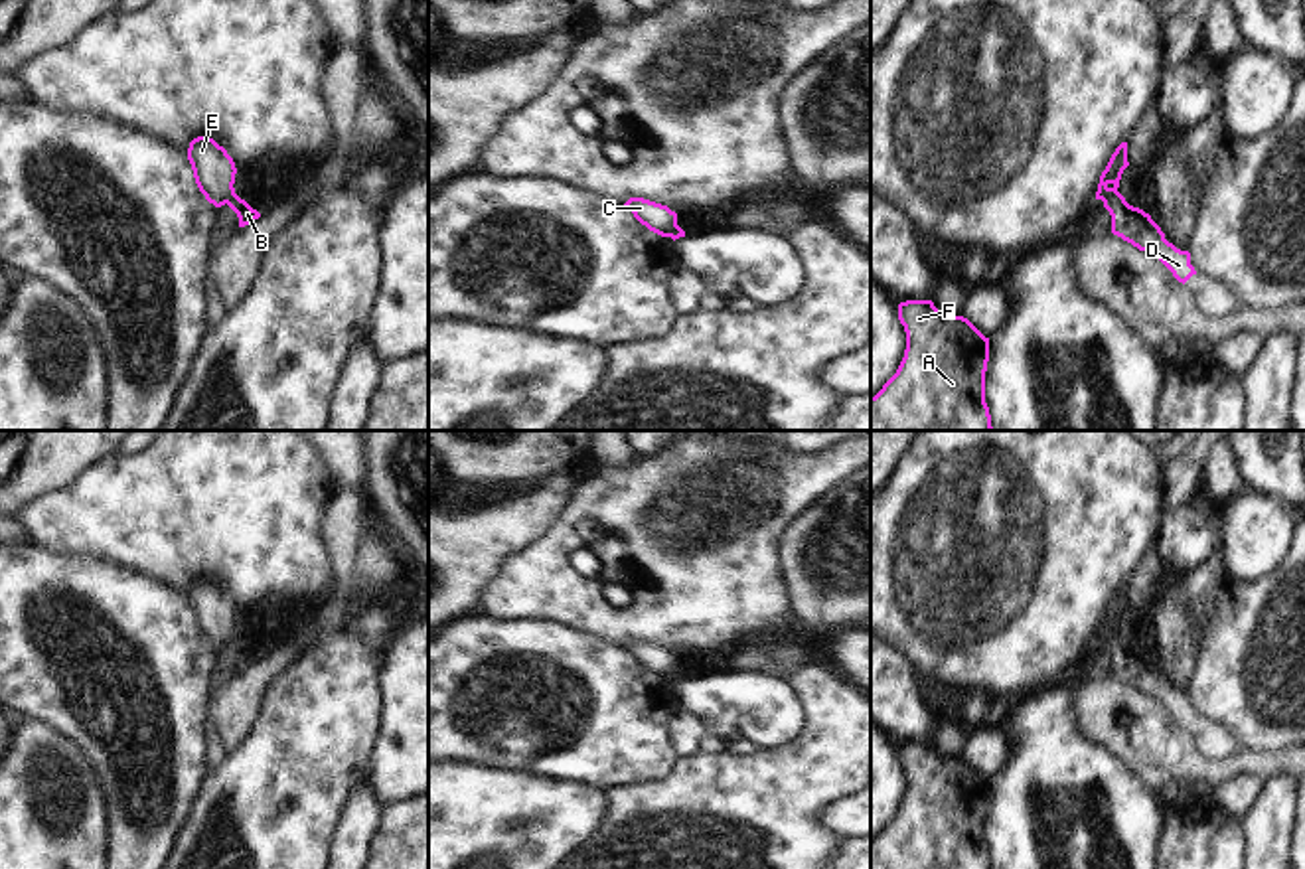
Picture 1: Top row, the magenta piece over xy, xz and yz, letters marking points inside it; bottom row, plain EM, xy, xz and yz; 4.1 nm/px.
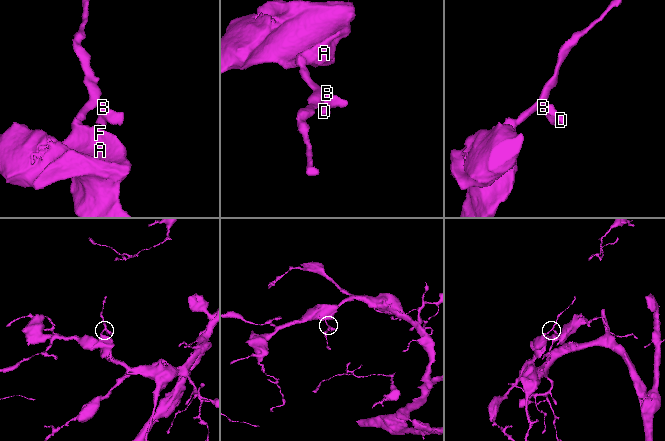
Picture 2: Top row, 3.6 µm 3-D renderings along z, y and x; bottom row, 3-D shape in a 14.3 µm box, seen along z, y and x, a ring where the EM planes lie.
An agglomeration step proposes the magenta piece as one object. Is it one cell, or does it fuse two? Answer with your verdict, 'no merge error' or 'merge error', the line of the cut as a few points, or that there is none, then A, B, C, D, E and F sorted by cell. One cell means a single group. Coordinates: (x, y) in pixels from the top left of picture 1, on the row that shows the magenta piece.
merge error; cut in yz along (1116, 190), (1102, 200); A C E F / B D

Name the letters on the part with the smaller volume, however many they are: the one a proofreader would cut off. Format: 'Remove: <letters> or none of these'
Remove: B, D

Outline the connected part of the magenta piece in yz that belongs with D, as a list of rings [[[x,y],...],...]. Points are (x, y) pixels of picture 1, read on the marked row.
[[[1110,192],[1104,199],[1104,207],[1112,215],[1112,233],[1139,251],[1153,251],[1179,282],[1185,284],[1192,275],[1196,275],[1190,265],[1190,253],[1169,243],[1151,215],[1129,205],[1119,192]]]

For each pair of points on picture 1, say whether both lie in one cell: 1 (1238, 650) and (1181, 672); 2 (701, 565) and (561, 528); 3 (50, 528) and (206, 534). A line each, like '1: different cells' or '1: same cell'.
1: different cells
2: same cell
3: same cell

